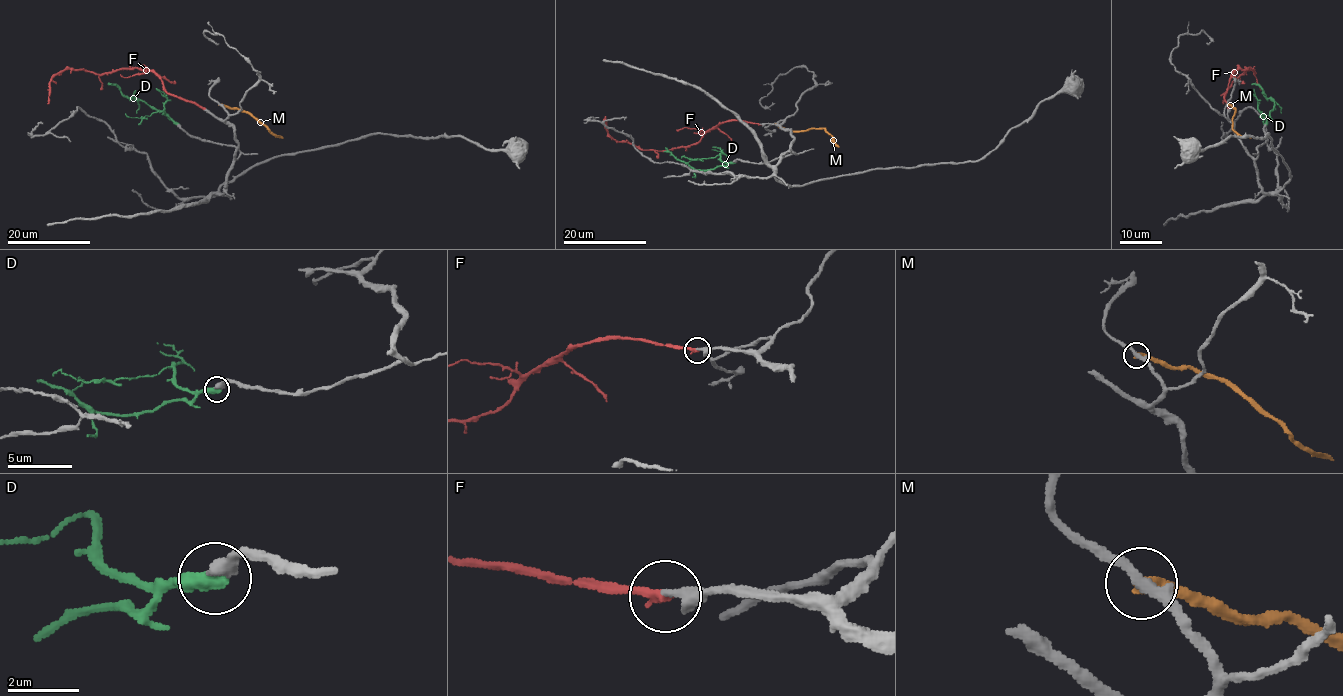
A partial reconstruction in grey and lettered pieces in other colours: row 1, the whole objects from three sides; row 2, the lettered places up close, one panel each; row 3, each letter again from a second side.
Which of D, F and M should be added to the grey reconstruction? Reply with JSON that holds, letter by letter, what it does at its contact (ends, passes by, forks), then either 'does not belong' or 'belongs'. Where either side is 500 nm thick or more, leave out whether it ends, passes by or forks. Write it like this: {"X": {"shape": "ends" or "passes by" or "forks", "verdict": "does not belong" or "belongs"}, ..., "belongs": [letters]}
{"D": {"verdict": "belongs"}, "F": {"shape": "ends", "verdict": "belongs"}, "M": {"shape": "ends", "verdict": "does not belong"}, "belongs": ["D", "F"]}

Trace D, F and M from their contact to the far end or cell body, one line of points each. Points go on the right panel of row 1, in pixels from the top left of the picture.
D: (1266, 124), (1274, 101), (1266, 97), (1257, 85), (1251, 85)
F: (1228, 108), (1224, 100), (1228, 79), (1240, 69), (1250, 68), (1254, 74), (1246, 69), (1231, 83), (1223, 103)
M: (1227, 104), (1235, 108), (1232, 128), (1241, 135), (1250, 138)

